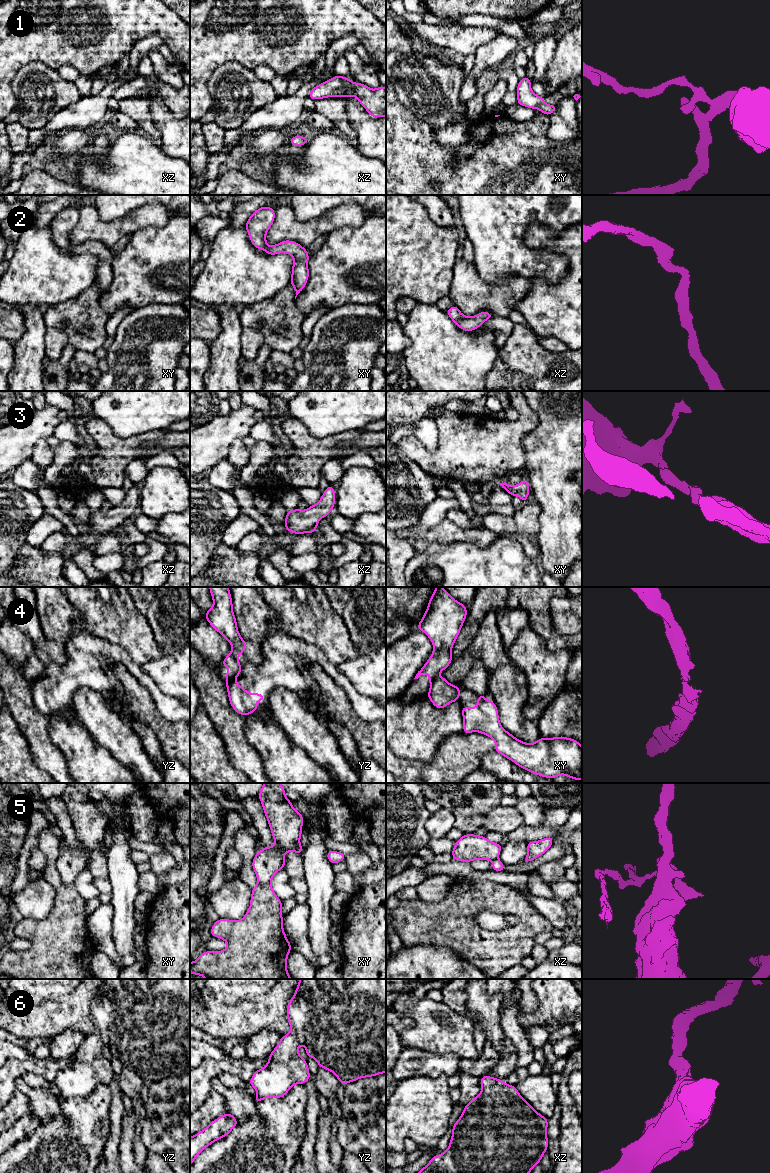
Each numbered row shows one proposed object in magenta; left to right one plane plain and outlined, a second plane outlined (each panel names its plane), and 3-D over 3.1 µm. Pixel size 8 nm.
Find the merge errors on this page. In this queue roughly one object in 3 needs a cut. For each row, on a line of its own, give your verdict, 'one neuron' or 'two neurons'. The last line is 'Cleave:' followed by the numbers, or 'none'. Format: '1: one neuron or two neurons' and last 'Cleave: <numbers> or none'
1: two neurons
2: one neuron
3: one neuron
4: two neurons
5: two neurons
6: one neuron
Cleave: 1, 4, 5

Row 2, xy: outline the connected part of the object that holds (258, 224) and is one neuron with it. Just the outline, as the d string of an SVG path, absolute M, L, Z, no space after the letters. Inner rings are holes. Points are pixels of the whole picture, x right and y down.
M263 206L258 208L247 220L245 228L248 232L249 239L255 248L265 251L269 255L277 255L280 253L287 253L293 257L291 280L289 283L292 284L293 289L296 292L295 299L297 295L304 289L308 279L309 279L309 254L307 249L301 246L299 243L291 240L284 240L273 246L269 246L266 242L266 234L275 220L275 210L268 206Z

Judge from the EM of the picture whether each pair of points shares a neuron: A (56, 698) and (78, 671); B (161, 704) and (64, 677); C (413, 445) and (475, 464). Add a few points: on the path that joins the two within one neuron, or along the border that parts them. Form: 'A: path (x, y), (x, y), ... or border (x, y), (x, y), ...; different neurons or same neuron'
A: path (59, 691), (72, 678); same neuron
B: path (142, 678), (119, 655), (99, 651), (90, 658); same neuron
C: path (428, 460), (430, 462), (460, 462); same neuron

